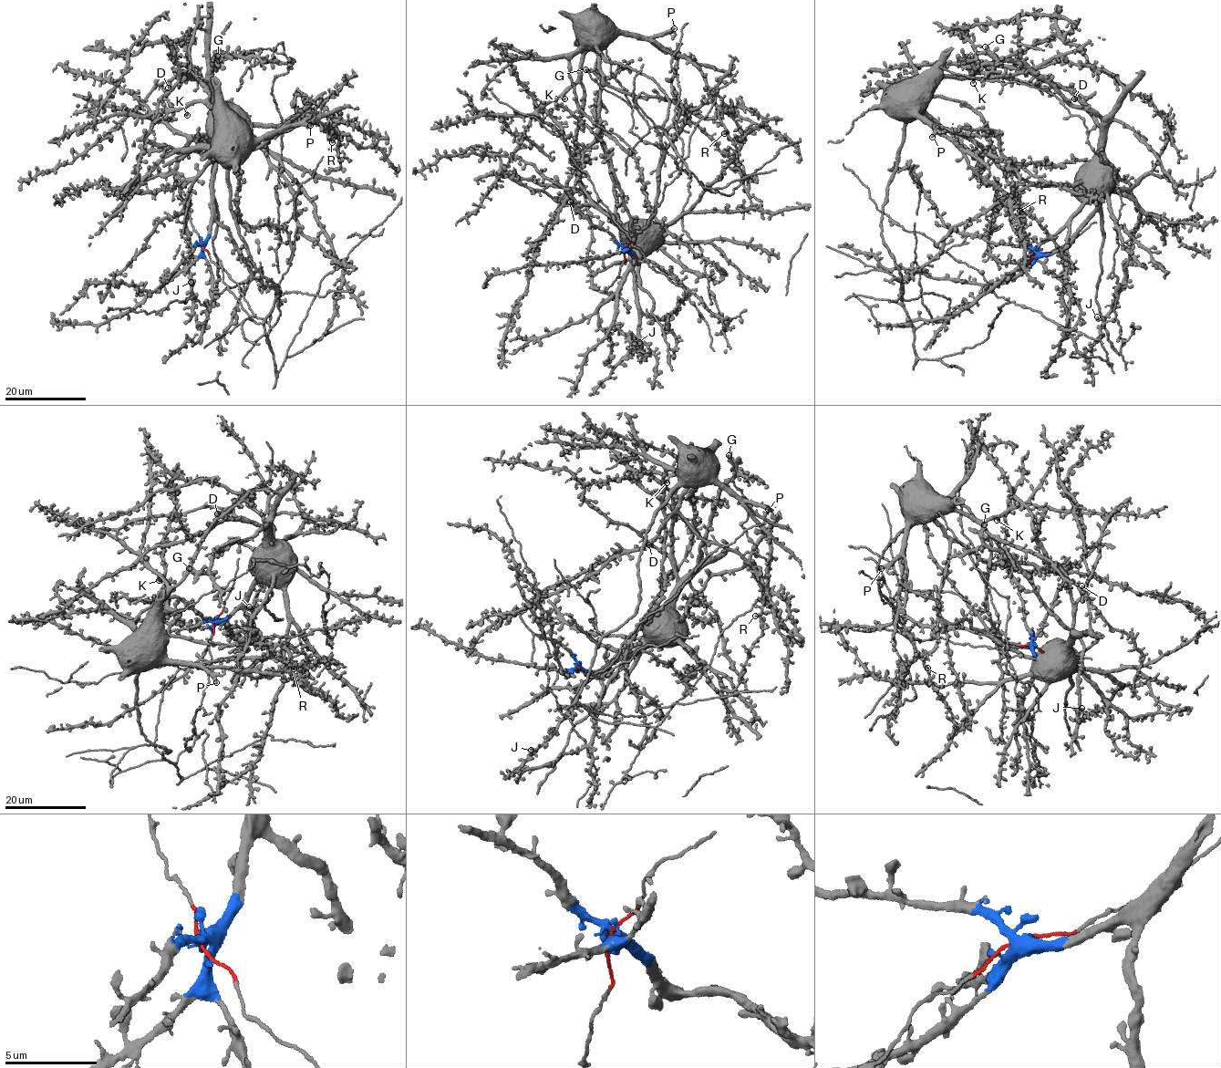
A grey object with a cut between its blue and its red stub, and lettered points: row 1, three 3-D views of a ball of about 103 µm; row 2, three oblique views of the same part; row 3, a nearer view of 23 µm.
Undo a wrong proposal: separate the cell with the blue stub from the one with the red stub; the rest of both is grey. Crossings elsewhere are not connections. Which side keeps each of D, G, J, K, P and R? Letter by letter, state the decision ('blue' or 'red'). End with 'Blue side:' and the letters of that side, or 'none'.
D: blue
G: blue
J: blue
K: red
P: red
R: red
Blue side: D, G, J

